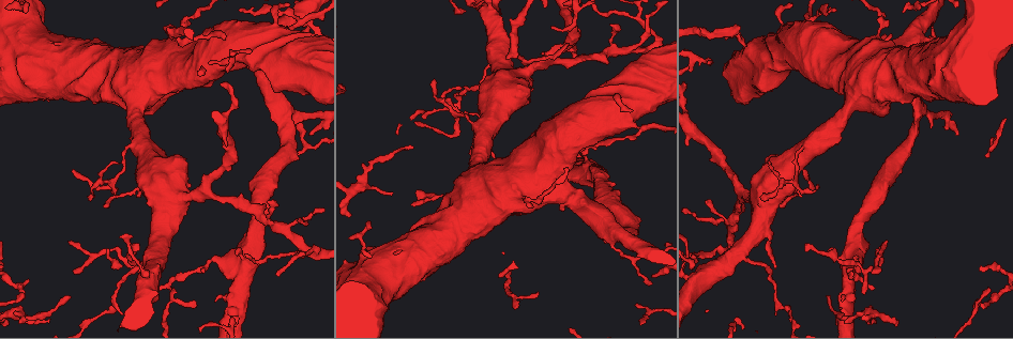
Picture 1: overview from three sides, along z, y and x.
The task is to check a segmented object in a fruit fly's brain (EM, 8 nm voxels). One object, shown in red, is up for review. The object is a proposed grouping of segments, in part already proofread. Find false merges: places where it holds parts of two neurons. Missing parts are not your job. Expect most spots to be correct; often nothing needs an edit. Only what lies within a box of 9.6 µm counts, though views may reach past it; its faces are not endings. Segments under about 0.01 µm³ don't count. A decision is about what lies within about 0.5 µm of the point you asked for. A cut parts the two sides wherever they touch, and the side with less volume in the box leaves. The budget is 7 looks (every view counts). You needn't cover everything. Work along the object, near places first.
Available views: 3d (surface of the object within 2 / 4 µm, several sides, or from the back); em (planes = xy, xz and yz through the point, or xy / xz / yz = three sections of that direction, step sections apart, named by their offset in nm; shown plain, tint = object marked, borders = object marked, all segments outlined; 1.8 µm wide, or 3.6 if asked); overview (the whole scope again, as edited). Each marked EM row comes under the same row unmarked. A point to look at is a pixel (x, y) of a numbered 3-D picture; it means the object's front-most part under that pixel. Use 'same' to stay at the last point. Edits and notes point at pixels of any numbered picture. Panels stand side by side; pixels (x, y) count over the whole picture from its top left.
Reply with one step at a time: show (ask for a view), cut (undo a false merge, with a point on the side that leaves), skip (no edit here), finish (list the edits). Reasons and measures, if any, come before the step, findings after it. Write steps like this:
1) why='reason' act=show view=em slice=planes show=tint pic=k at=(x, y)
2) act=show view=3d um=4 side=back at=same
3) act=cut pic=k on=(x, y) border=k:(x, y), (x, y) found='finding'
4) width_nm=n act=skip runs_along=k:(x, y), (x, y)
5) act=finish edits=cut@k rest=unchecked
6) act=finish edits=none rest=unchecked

why='a fork' act=show view=em slice=planes show=tint pic=1 at=(797, 179)

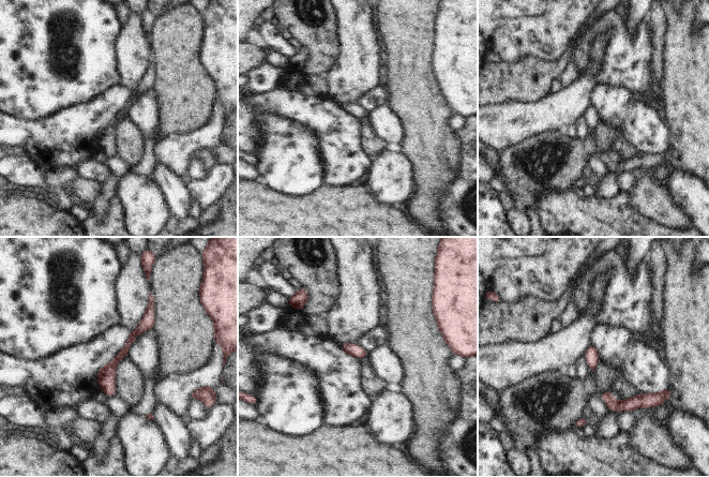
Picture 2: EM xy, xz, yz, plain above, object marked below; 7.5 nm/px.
act=skip runs_along=2:(151, 302), (108, 371), (108, 392) found='one neuron here'

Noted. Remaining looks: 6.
why='sudden change in width' act=show view=3d um=4 side=back pic=1 at=(546, 187)

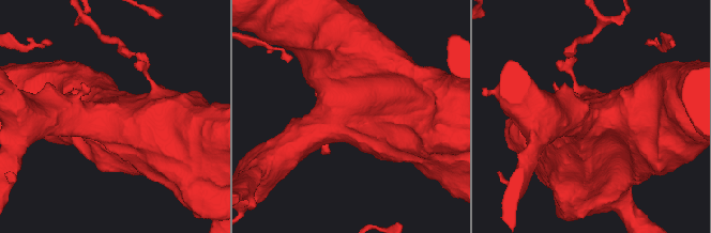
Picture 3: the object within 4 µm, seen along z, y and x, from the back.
act=show view=em slice=yz step=4 show=tint pic=3 at=(349, 121)

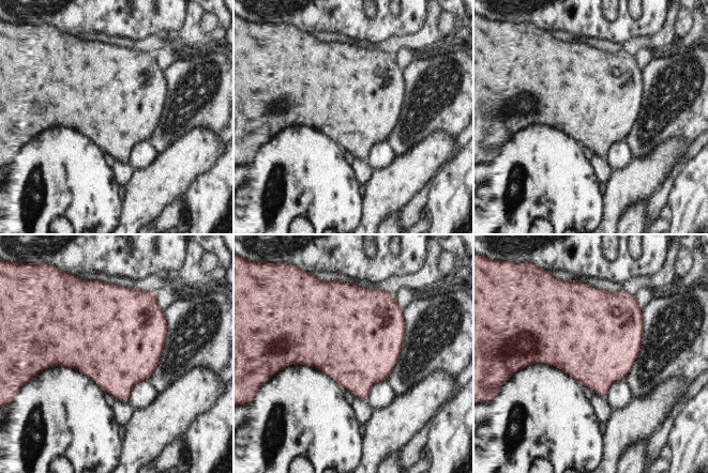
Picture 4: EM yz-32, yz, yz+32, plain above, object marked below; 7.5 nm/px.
why='cut it another way' act=show view=em slice=planes show=tint at=same

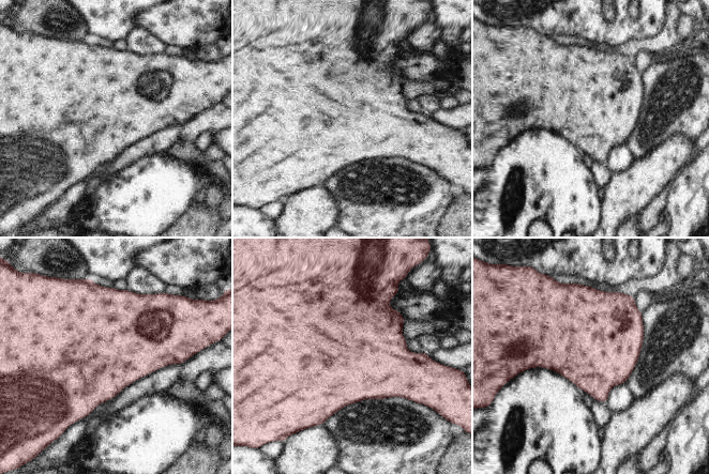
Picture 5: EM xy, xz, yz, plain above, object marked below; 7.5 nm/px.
act=skip found='one neuron here'

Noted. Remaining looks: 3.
why='calibre changes' act=show view=3d um=4 pic=1 at=(519, 55)

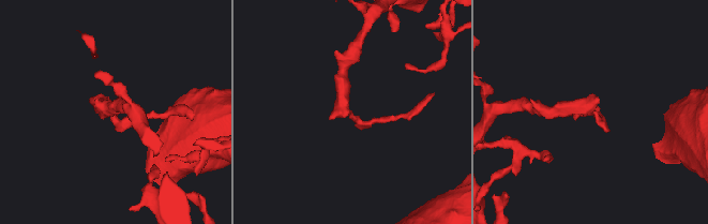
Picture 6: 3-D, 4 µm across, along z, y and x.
why='shape alone is not enough' act=show view=em slice=planes show=borders pic=6 at=(596, 120)

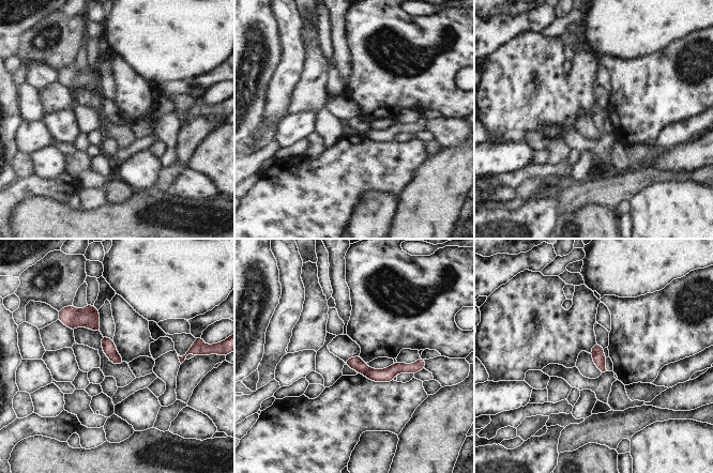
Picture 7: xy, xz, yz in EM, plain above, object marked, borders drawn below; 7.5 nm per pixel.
act=skip runs_along=7:(349, 362), (370, 374), (419, 364) found='one neuron here'

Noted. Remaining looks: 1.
act=finish edits=none rest=unchecked

